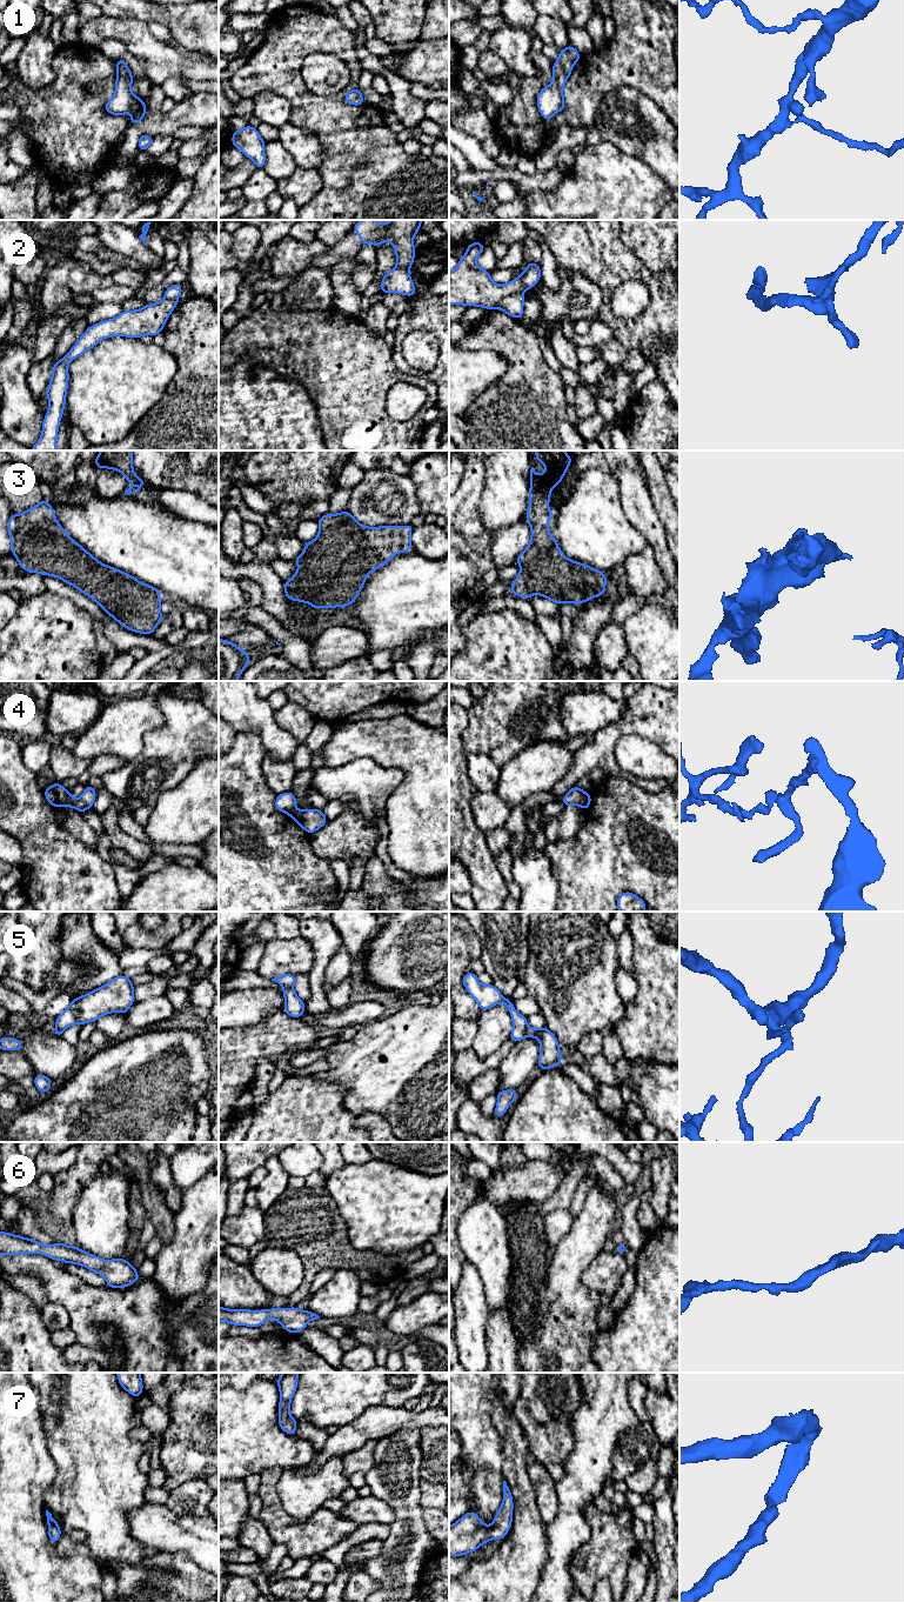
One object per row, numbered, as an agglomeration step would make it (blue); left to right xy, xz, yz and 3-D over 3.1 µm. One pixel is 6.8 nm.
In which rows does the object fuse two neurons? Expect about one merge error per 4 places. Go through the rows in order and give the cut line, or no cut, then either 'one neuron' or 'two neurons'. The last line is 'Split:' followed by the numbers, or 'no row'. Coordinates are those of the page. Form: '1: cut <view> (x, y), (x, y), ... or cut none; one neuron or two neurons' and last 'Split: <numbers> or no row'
1: cut none; one neuron
2: cut yz (522, 293), (508, 294), (494, 307); two neurons
3: cut none; one neuron
4: cut xy (71, 793), (64, 805); two neurons
5: cut xz (283, 987), (292, 988); two neurons
6: cut none; one neuron
7: cut none; one neuron
Split: 2, 4, 5

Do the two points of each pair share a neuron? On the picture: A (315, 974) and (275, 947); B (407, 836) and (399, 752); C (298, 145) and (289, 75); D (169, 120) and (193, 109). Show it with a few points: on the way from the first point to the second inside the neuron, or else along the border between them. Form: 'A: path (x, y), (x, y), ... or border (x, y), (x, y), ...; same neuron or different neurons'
A: border (309, 942), (313, 949), (313, 966), (307, 974); different neurons
B: path (412, 815), (412, 773); same neuron
C: border (290, 122), (309, 129), (319, 141); different neurons
D: path (175, 119), (187, 113); same neuron

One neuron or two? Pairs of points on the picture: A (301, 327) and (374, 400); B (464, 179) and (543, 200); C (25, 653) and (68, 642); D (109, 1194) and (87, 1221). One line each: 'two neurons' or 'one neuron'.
A: one neuron
B: two neurons
C: one neuron
D: one neuron

